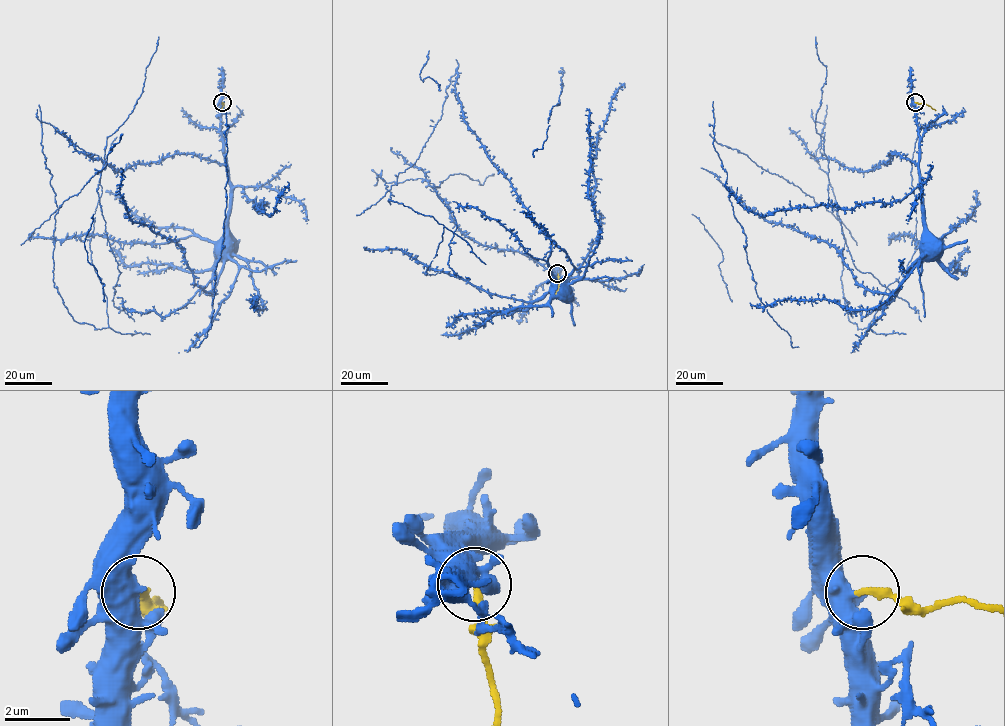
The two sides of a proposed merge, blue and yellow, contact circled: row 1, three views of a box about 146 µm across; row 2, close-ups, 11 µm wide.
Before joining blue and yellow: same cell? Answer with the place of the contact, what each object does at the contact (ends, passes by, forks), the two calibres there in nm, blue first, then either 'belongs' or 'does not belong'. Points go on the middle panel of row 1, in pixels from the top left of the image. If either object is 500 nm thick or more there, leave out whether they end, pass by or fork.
at (557, 273); blue passes by; yellow ends there; 400 nm thick on the blue side, 240 nm on the other; does not belong

